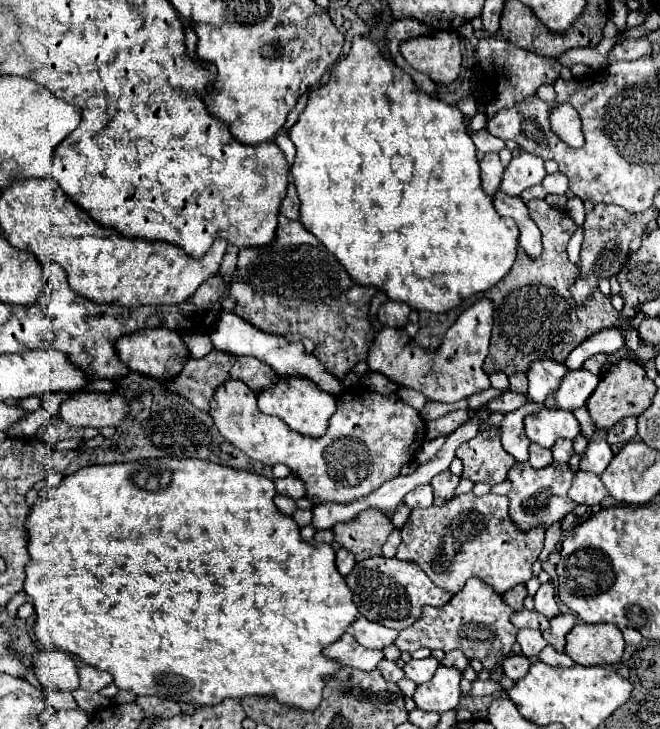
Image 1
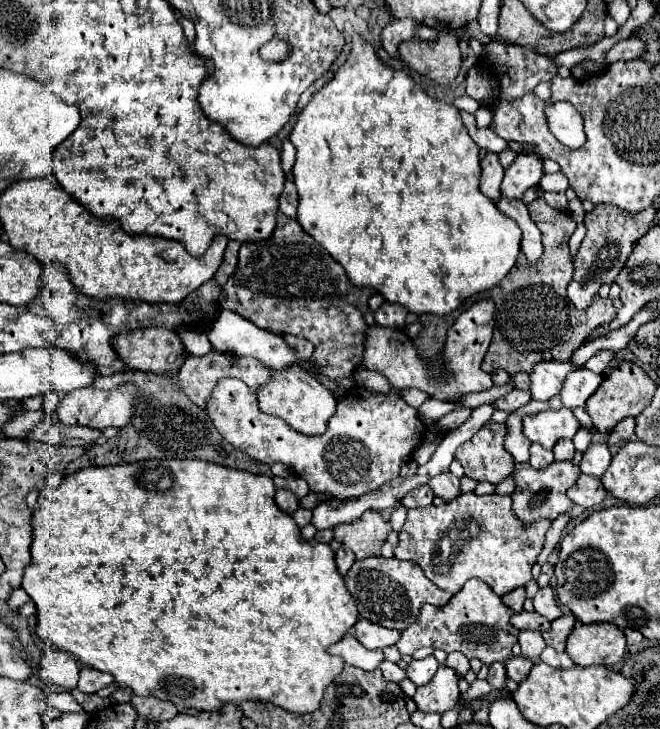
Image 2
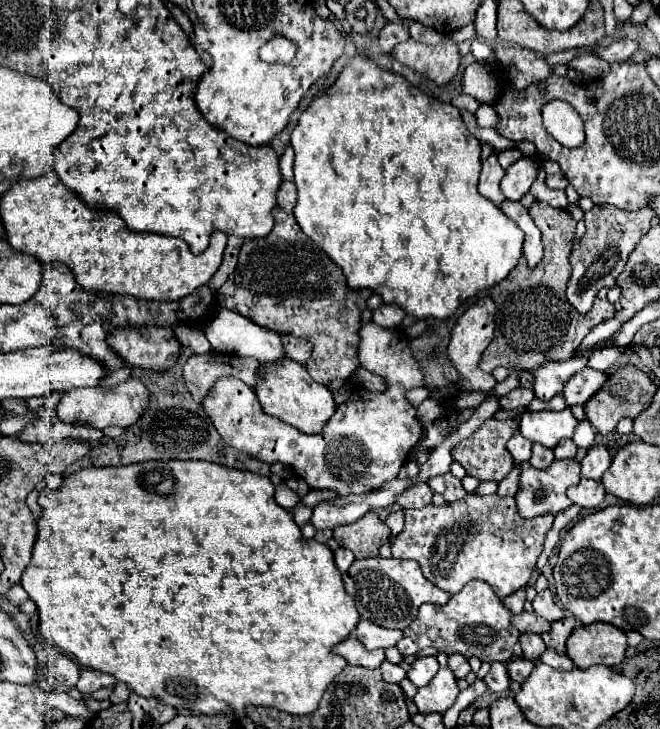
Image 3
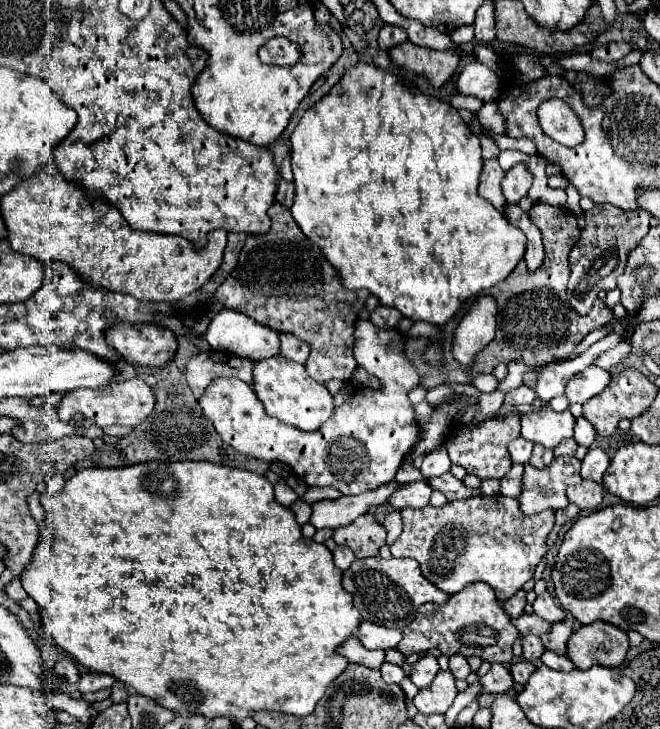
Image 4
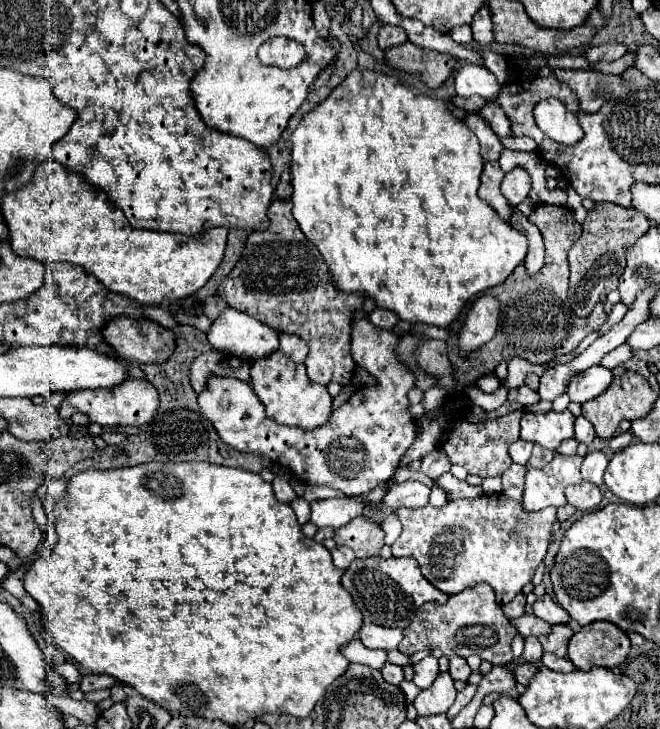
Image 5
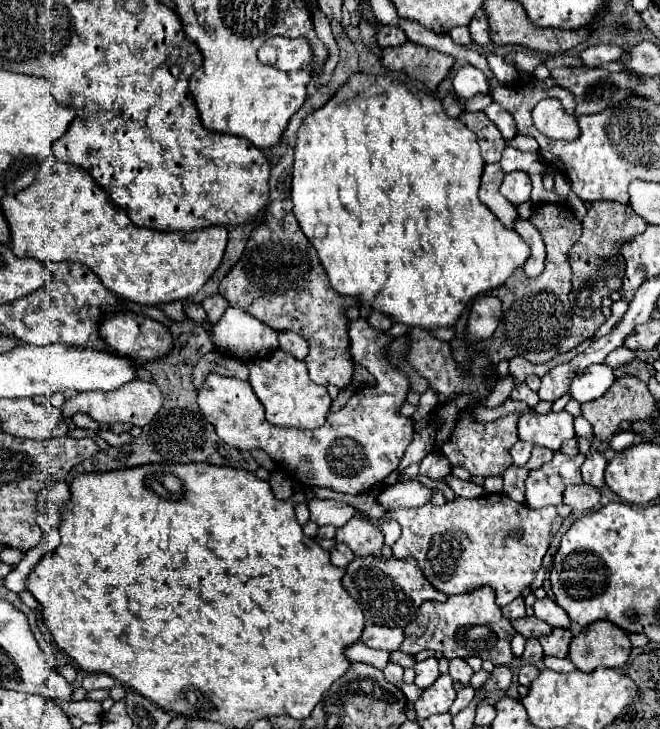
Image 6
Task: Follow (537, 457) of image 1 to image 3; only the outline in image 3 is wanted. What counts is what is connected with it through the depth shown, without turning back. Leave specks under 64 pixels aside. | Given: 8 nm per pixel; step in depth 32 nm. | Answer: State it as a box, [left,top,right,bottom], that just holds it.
[530,444,554,468]

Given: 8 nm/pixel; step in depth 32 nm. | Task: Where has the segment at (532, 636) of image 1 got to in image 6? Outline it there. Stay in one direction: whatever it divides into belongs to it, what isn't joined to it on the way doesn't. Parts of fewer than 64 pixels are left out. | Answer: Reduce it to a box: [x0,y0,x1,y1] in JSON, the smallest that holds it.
[522,638,544,664]

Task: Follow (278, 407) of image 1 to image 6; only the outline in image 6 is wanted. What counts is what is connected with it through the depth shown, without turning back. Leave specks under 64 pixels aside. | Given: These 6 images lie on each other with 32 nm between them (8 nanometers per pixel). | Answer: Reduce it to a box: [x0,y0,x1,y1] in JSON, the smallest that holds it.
[250,350,330,430]

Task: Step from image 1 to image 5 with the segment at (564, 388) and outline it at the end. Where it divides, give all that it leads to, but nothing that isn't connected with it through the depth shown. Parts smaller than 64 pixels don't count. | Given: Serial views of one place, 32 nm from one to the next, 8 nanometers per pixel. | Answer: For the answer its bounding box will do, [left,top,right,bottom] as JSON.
[568,366,612,402]

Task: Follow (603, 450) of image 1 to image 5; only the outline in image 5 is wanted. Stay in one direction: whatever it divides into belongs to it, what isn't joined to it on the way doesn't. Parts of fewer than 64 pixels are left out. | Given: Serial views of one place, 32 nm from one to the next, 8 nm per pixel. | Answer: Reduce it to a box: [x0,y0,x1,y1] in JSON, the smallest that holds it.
[582,450,608,486]

